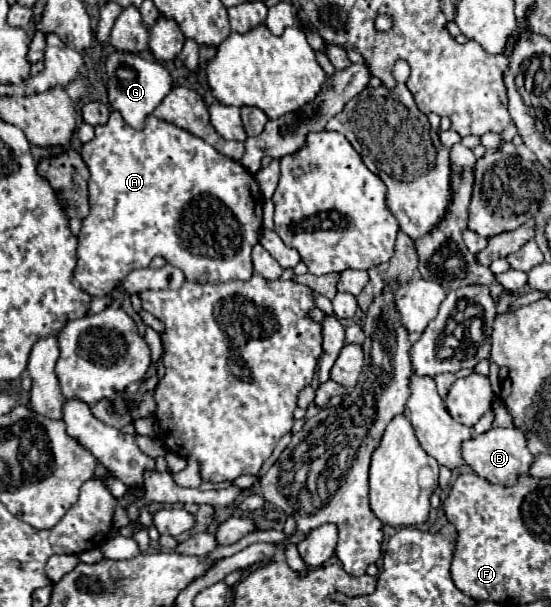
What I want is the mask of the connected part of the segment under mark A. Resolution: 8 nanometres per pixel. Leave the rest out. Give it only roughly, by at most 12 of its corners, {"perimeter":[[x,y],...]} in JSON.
{"perimeter":[[110,112],[82,148],[74,284],[154,256],[250,280],[264,196],[240,162]]}

